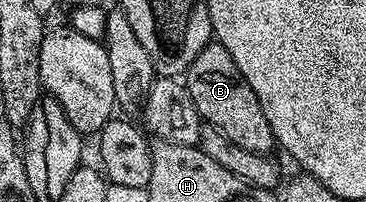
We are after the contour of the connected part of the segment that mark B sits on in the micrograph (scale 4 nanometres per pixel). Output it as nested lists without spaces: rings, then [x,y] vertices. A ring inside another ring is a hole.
[[[218,41],[208,43],[187,66],[185,86],[199,118],[225,133],[233,145],[241,145],[241,149],[249,149],[249,153],[262,155],[271,155],[276,150],[273,129],[269,129],[269,121],[265,121],[265,113],[261,113],[261,101],[257,101],[257,93],[253,93],[249,81],[245,81],[237,65],[233,65],[233,57],[229,57]]]

